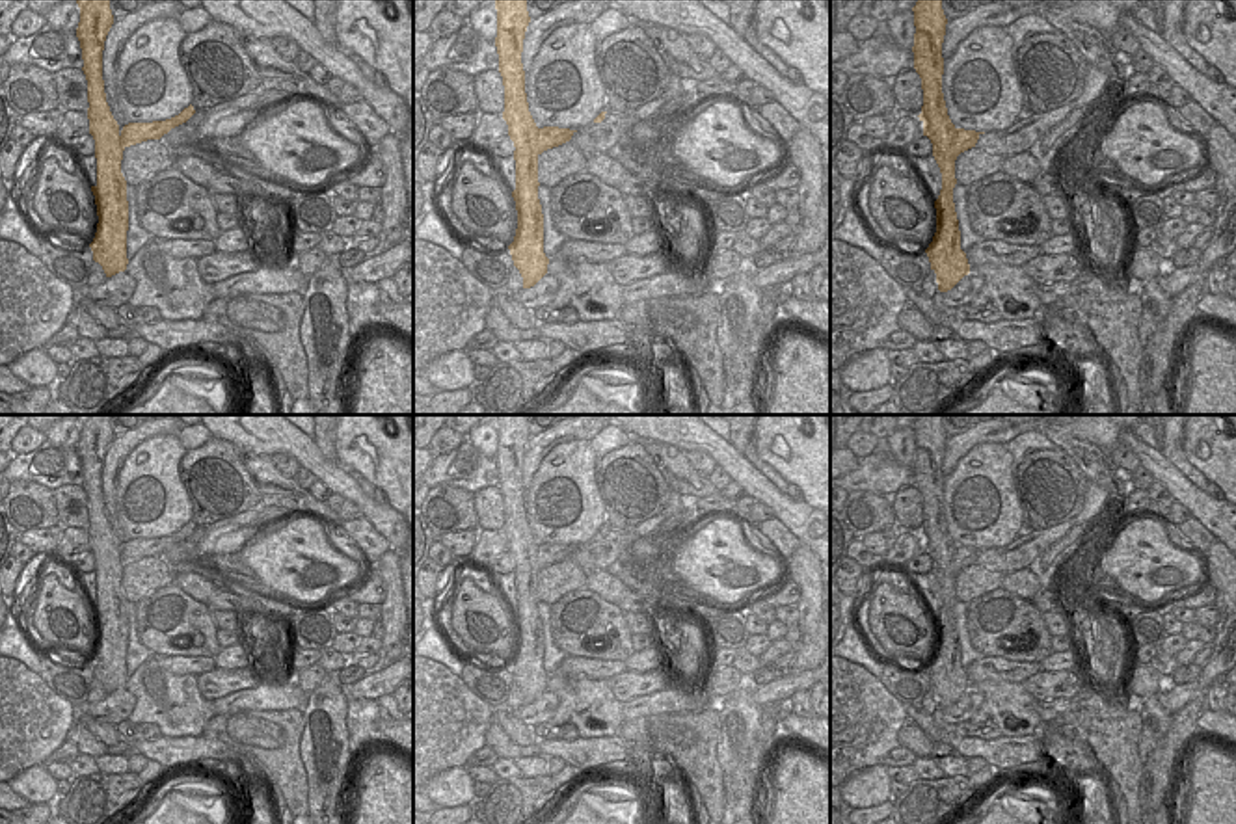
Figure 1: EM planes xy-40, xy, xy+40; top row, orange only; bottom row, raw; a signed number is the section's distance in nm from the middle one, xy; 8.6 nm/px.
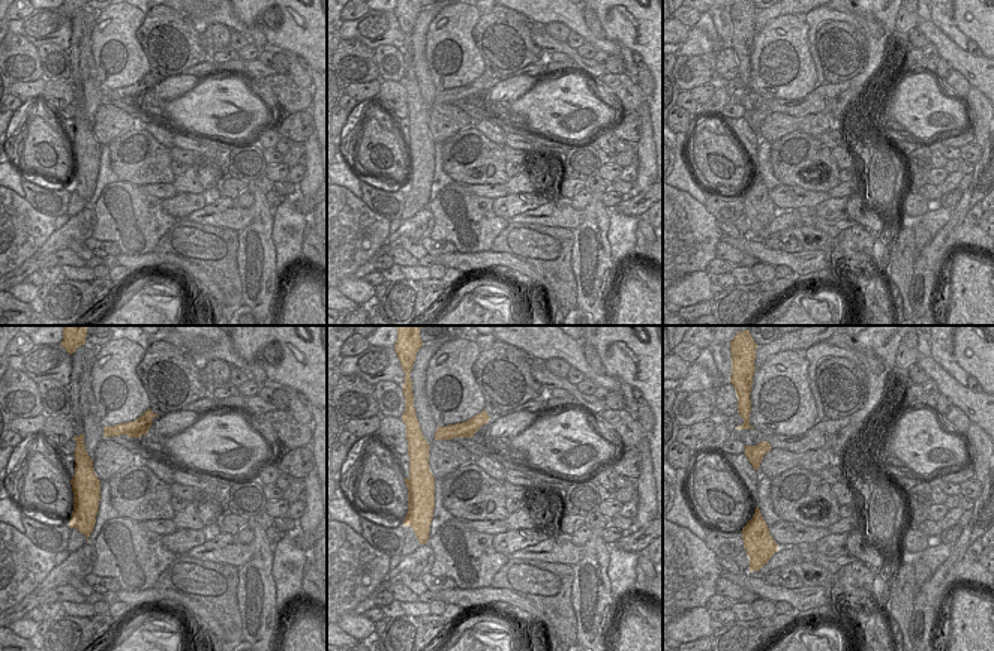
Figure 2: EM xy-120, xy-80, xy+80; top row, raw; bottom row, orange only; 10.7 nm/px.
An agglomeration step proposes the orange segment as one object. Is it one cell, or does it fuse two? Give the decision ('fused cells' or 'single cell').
fused cells

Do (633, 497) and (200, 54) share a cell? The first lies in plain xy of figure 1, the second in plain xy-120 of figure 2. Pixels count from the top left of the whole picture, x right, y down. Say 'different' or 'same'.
same

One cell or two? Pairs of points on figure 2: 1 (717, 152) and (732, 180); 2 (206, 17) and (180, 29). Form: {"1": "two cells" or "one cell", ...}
{"1": "one cell", "2": "two cells"}

